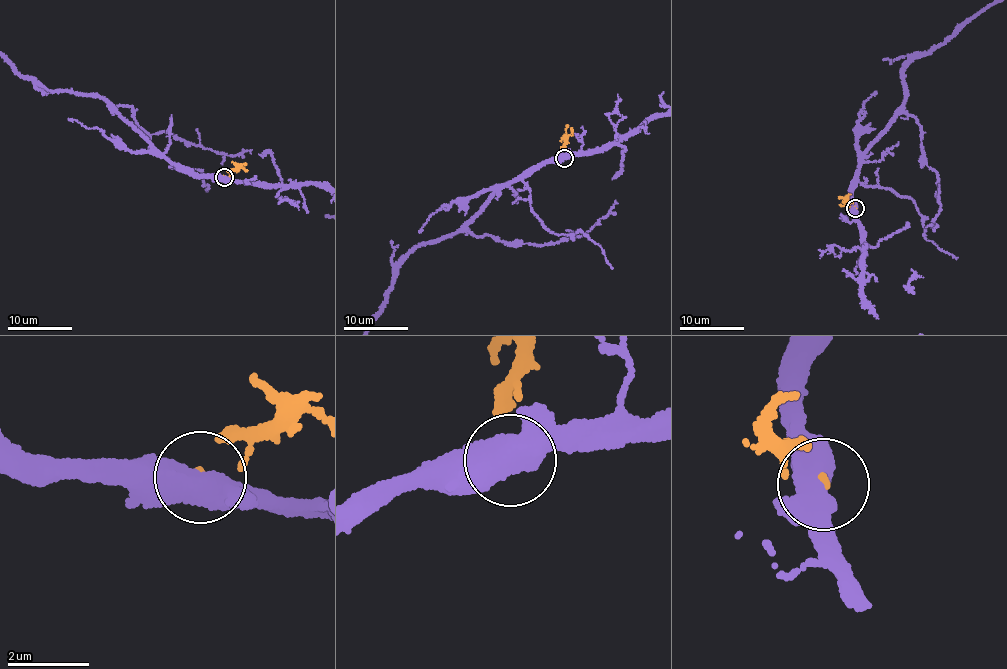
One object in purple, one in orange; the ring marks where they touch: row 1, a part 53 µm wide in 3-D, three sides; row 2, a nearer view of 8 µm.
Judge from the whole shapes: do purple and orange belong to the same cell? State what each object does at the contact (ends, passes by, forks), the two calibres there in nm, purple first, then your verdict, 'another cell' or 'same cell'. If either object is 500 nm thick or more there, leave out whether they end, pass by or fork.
650/150 nm | another cell

